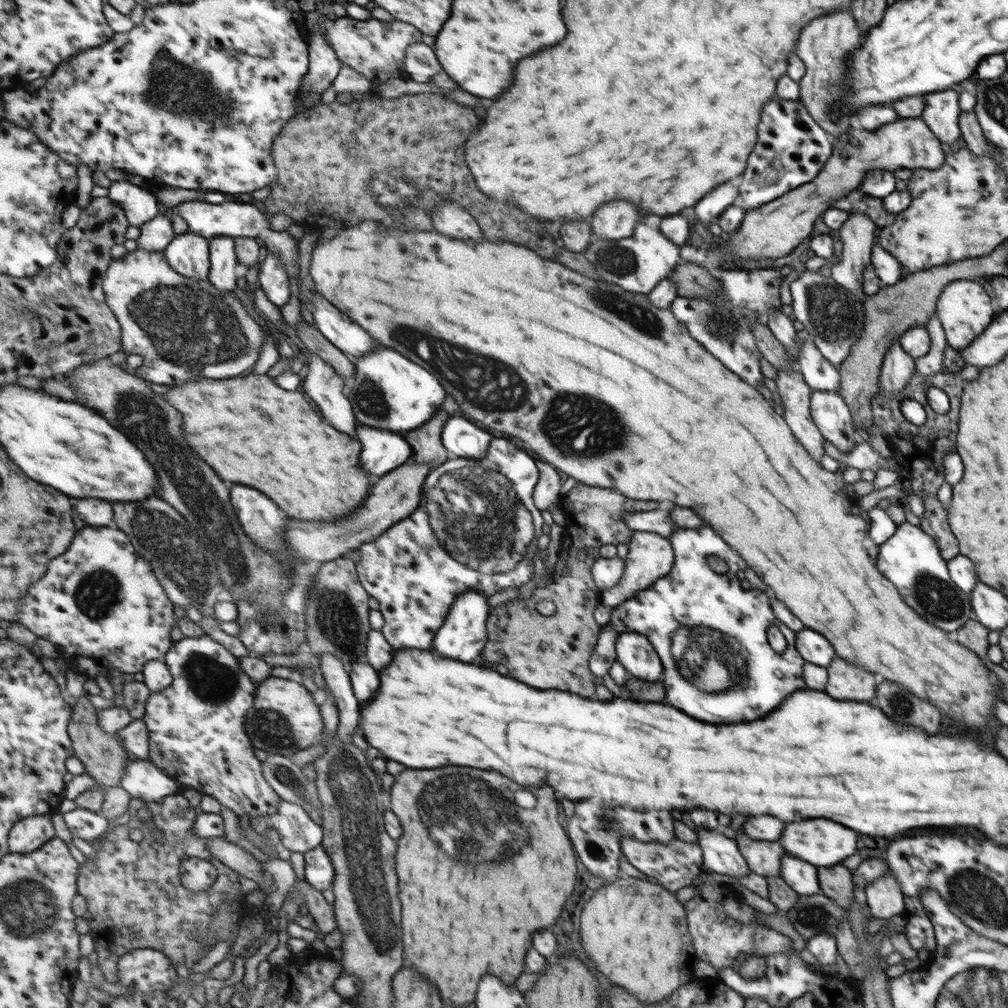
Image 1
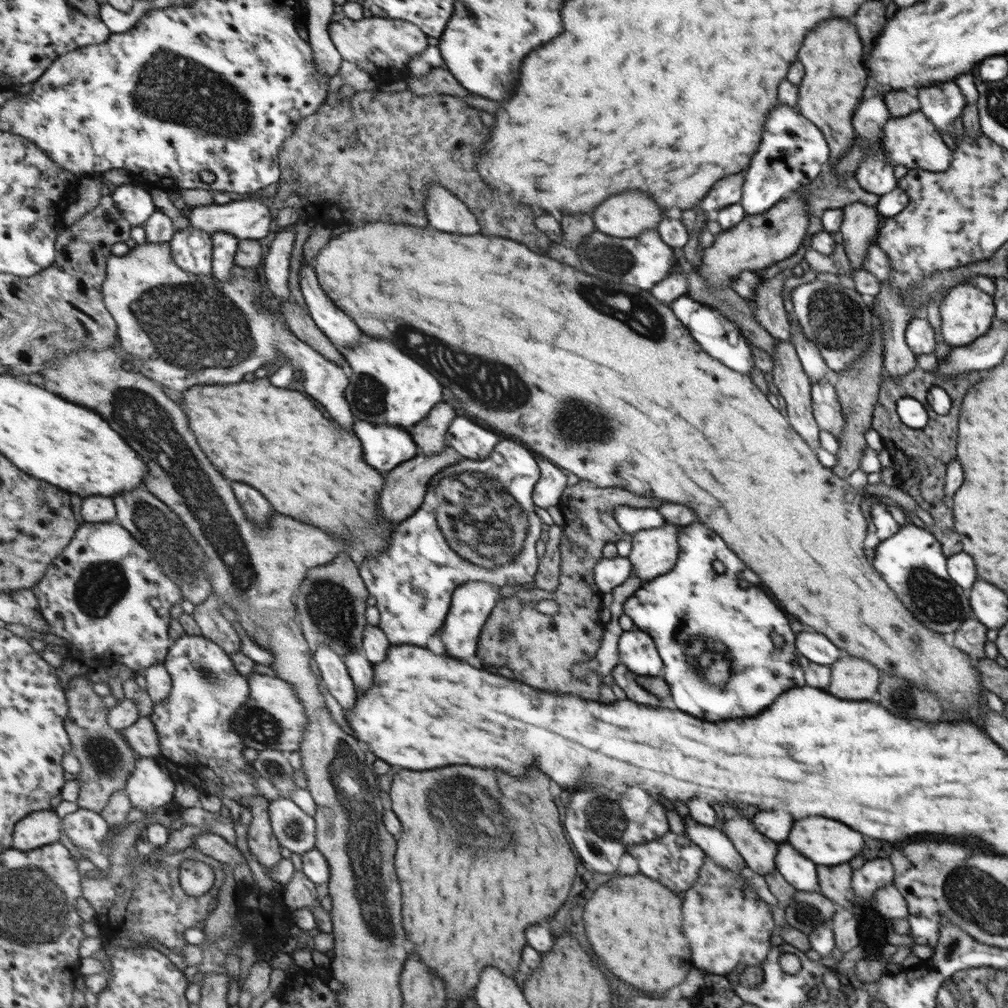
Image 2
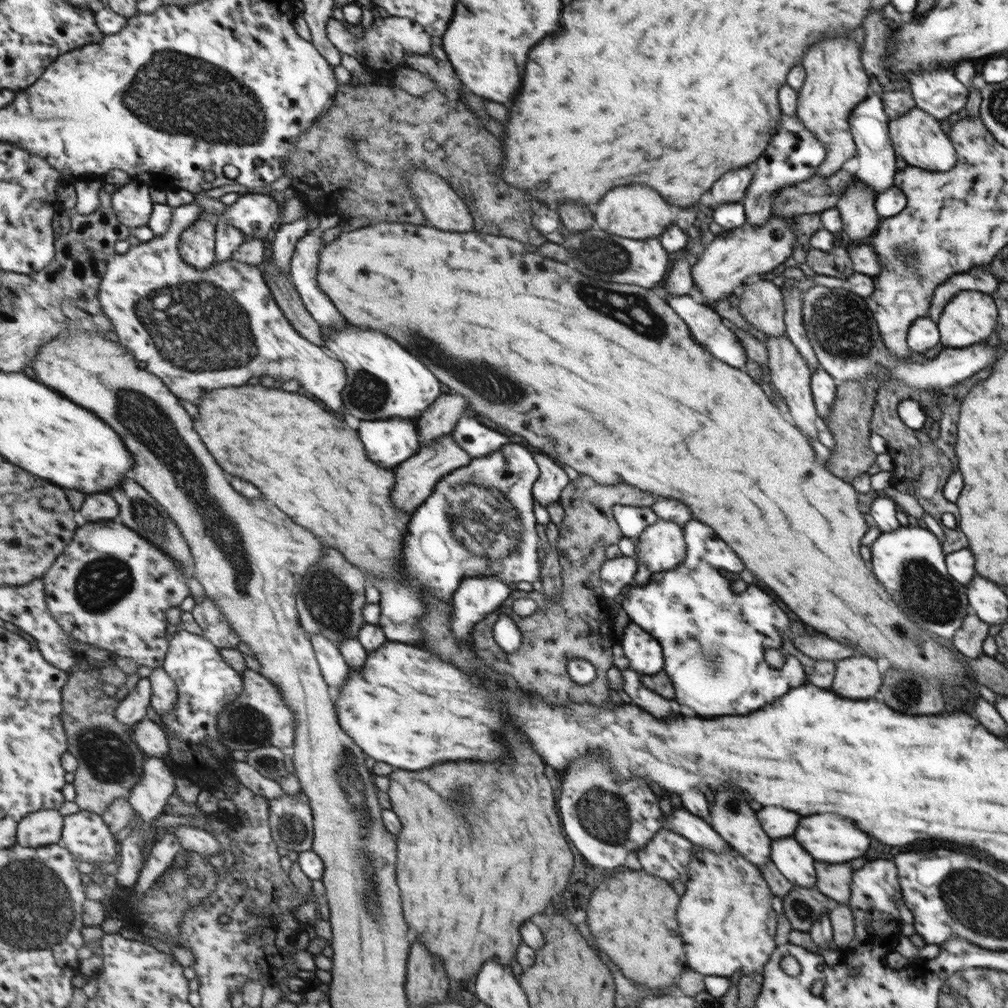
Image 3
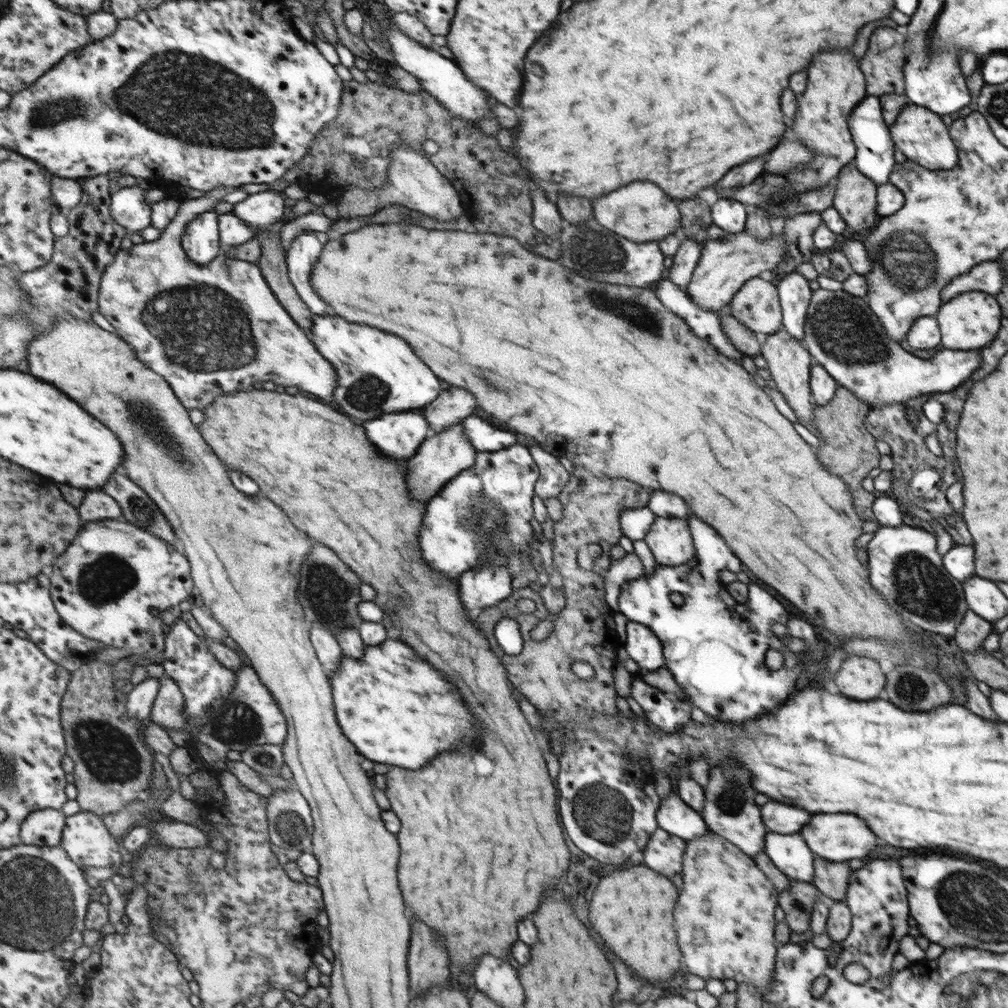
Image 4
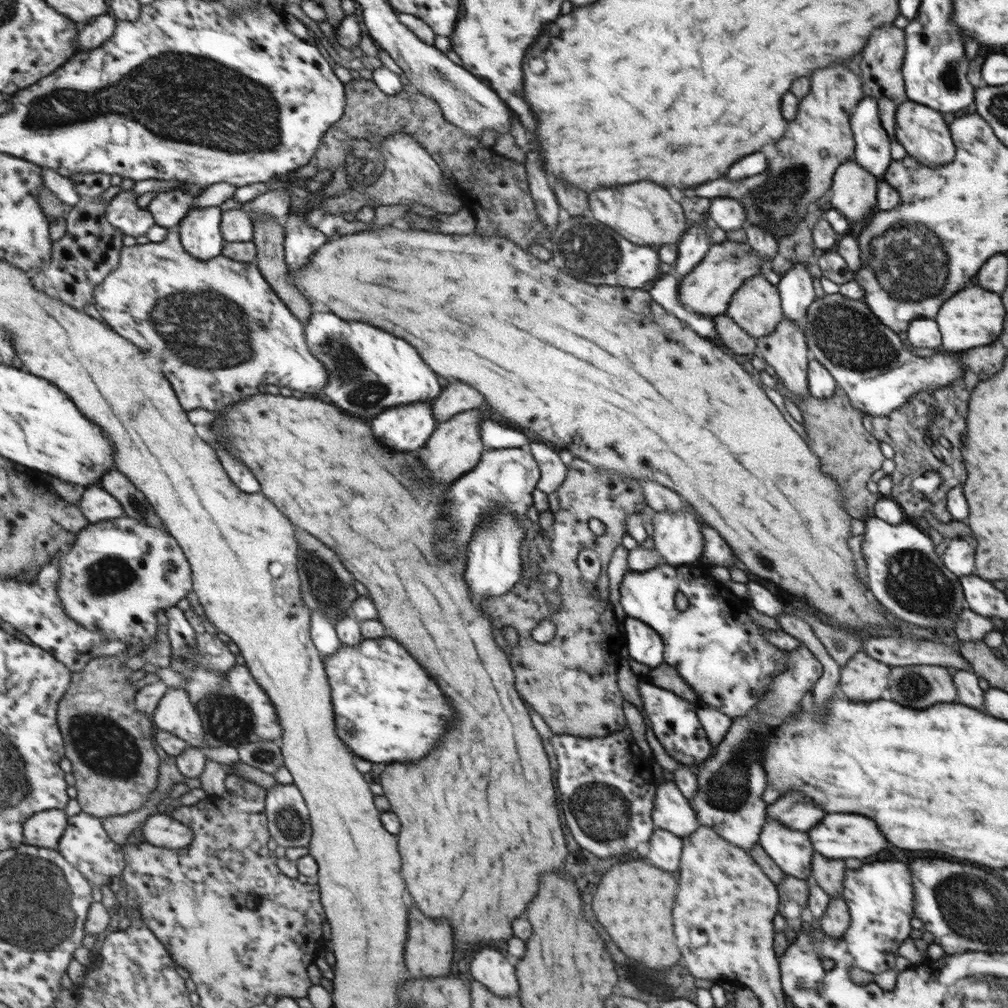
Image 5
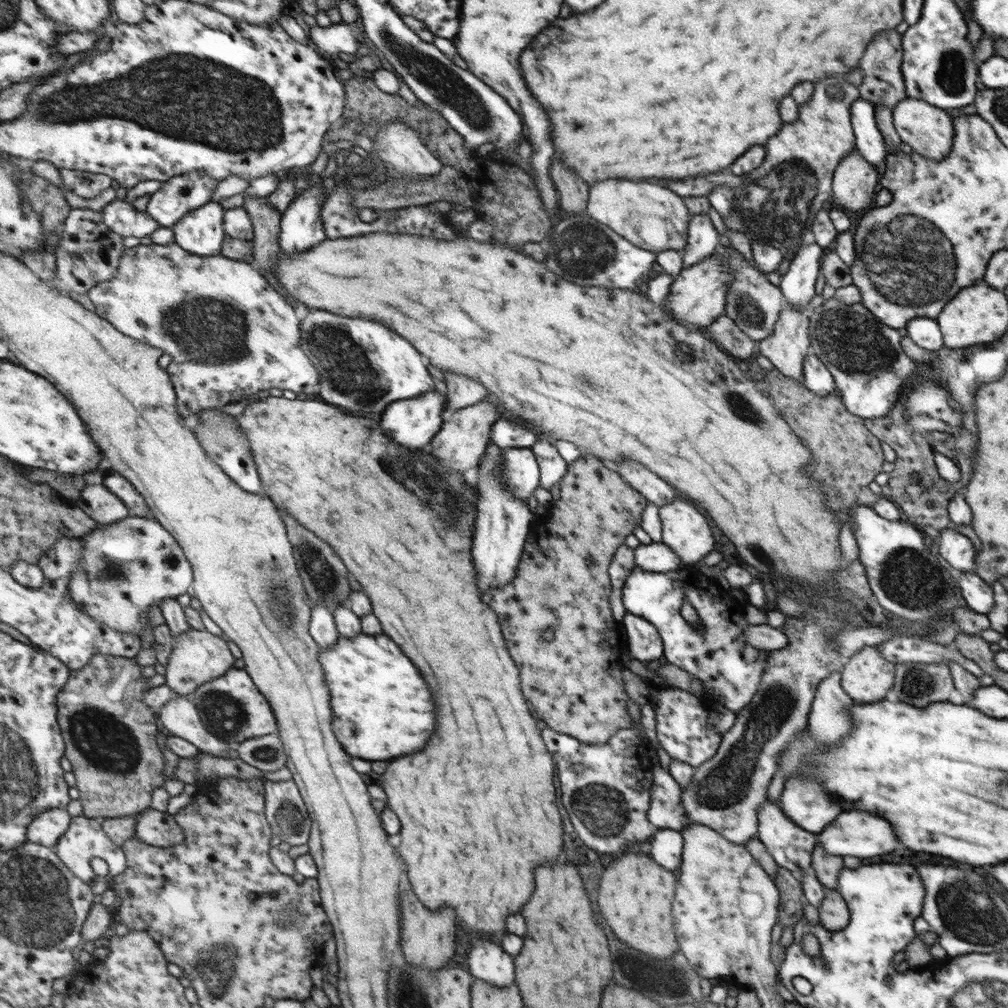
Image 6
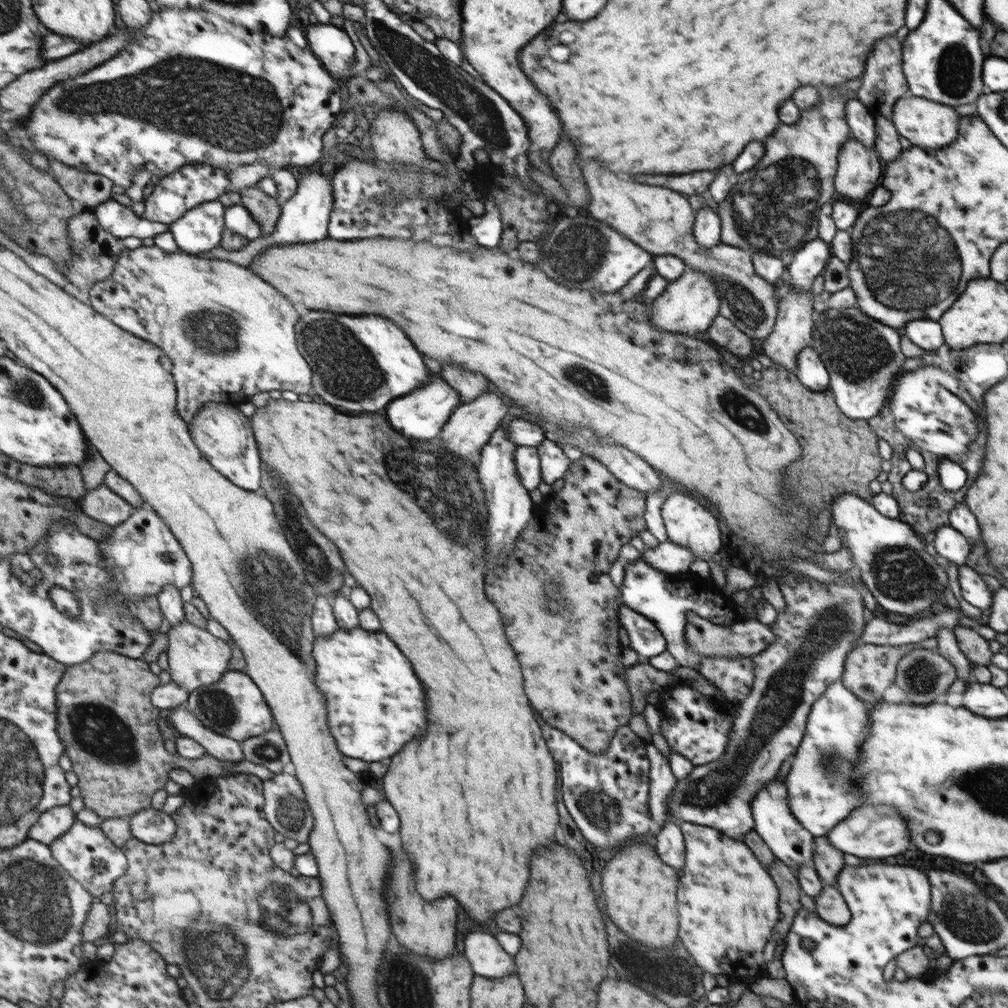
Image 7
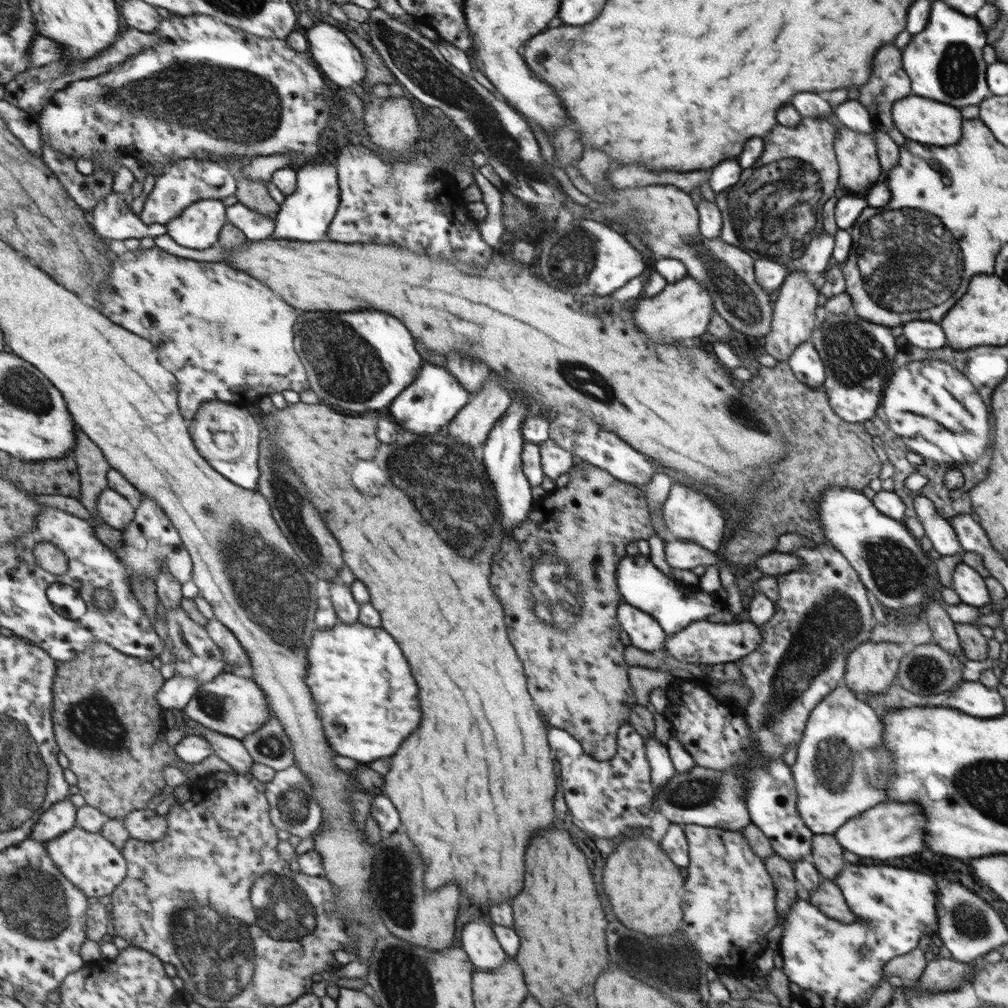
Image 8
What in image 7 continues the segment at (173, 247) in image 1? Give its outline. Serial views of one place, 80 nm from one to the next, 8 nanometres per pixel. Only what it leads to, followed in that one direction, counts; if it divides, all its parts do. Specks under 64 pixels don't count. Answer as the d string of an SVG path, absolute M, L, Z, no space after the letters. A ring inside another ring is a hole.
M220 199L190 210L171 226L179 248L186 253L202 256L222 246L224 232L227 232L227 210L227 205Z

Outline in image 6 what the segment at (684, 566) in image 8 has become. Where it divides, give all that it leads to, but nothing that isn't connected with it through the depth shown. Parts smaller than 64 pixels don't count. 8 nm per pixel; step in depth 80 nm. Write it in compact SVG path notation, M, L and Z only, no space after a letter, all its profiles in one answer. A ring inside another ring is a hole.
M662 541L652 544L639 545L635 552L635 566L648 571L670 572L676 571L687 564Z

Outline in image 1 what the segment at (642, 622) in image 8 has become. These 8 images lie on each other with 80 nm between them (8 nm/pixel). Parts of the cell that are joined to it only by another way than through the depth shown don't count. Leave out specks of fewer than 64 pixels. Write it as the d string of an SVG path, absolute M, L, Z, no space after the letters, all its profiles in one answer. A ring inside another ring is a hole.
M624 632L617 638L617 661L624 665L630 676L648 682L663 680L663 664L653 644L643 634Z

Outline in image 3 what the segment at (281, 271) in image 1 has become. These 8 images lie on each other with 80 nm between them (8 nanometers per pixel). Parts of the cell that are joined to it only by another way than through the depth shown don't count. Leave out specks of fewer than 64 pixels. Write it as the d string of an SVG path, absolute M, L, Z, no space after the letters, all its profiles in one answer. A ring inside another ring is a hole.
M308 218L299 219L292 224L285 224L277 232L273 245L273 255L275 256L275 265L282 270L284 274L291 276L292 261L296 254L300 240L308 236L310 230L310 220Z

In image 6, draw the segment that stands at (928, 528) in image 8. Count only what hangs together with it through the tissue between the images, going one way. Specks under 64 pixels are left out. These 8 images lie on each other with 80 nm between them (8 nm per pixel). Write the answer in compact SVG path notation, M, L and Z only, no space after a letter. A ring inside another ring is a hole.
M950 527L940 531L939 554L949 562L957 574L972 571L976 566L972 542L964 534Z

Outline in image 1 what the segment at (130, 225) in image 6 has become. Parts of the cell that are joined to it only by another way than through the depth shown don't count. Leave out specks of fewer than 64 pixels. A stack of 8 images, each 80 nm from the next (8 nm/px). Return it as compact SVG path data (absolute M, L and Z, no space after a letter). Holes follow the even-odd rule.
M127 180L112 182L109 195L127 213L131 225L142 228L160 216L160 198L153 187L142 187Z

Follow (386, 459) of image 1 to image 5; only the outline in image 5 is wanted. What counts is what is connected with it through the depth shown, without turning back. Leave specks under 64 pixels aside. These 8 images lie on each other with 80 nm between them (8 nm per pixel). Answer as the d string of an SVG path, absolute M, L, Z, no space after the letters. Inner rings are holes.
M424 401L387 408L372 422L376 424L376 436L388 440L392 448L400 448L400 452L422 449L437 429L433 403Z

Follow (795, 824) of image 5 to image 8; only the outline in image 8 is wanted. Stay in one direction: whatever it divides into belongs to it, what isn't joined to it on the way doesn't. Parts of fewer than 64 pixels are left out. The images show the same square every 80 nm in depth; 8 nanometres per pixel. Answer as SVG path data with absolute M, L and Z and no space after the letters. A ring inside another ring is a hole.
M839 687L811 712L806 732L798 742L799 757L790 771L798 790L796 809L815 835L834 835L848 819L886 800L886 782L892 776L894 758L886 748L882 748L884 724L880 715L879 709L859 700L848 688Z

